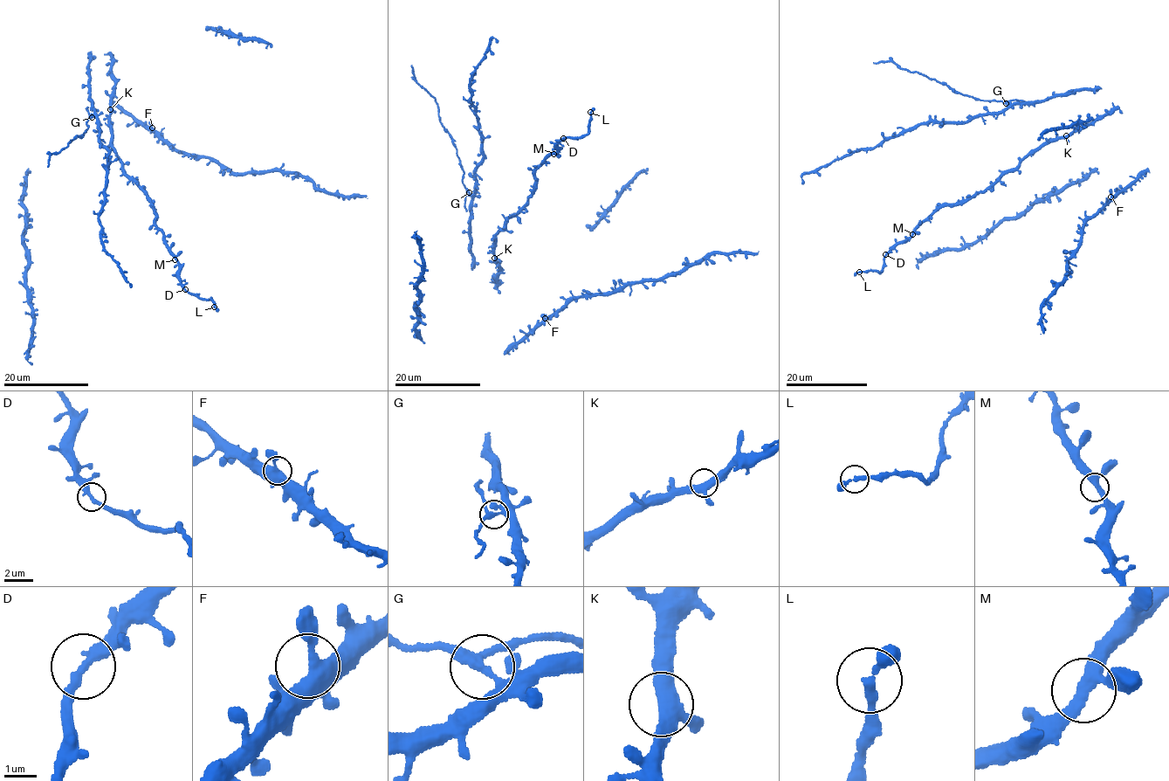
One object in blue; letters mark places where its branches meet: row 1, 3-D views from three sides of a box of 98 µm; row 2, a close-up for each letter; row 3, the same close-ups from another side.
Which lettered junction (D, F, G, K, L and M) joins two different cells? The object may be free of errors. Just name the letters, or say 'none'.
G

